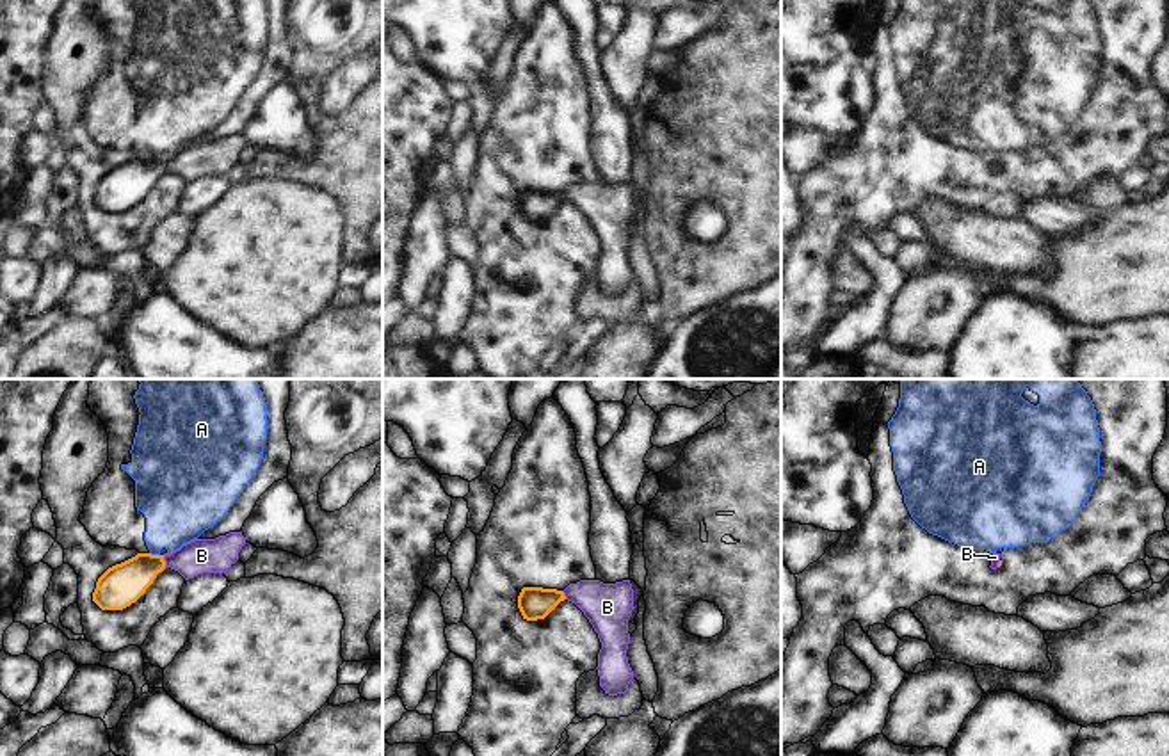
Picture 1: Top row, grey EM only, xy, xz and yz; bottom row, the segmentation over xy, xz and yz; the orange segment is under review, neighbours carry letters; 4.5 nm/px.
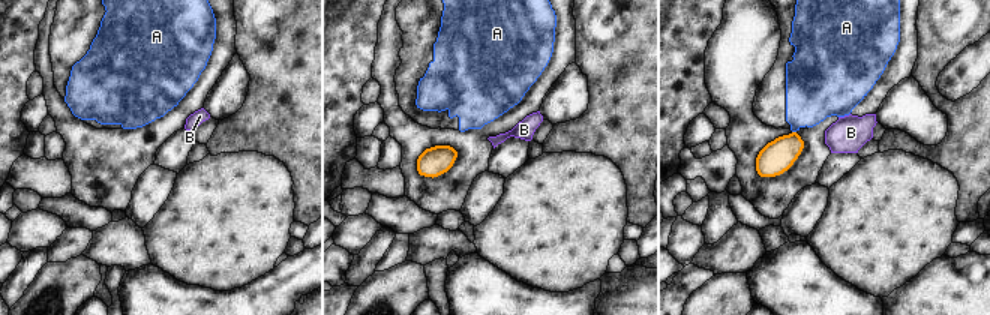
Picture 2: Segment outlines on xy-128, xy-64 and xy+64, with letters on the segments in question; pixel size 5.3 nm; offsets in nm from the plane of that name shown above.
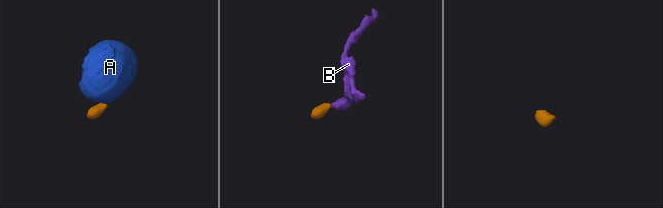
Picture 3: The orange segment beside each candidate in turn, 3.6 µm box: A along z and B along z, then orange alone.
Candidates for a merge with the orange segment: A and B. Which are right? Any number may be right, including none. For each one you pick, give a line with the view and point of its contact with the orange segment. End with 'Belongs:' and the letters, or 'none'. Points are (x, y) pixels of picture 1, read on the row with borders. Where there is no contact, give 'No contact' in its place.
B: Touches orange at xy (164, 561)
Belongs: B.

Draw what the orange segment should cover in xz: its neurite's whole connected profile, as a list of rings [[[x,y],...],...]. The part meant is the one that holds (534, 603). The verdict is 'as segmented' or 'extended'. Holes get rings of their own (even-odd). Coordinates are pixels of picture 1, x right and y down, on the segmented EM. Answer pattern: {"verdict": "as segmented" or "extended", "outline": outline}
{"verdict": "extended", "outline": [[[580,580],[564,591],[523,587],[518,608],[527,621],[544,619],[560,601],[575,603],[593,624],[601,649],[598,653],[600,687],[609,696],[625,694],[633,671],[626,649],[630,642],[628,619],[633,610],[633,589],[630,580],[603,583]]]}

